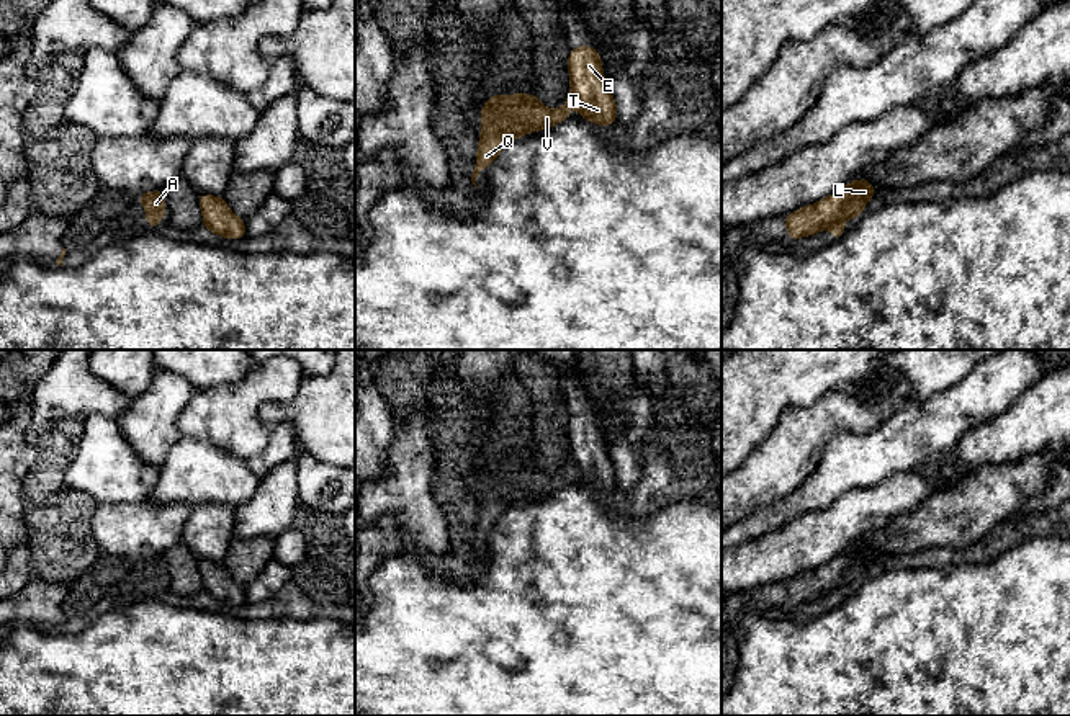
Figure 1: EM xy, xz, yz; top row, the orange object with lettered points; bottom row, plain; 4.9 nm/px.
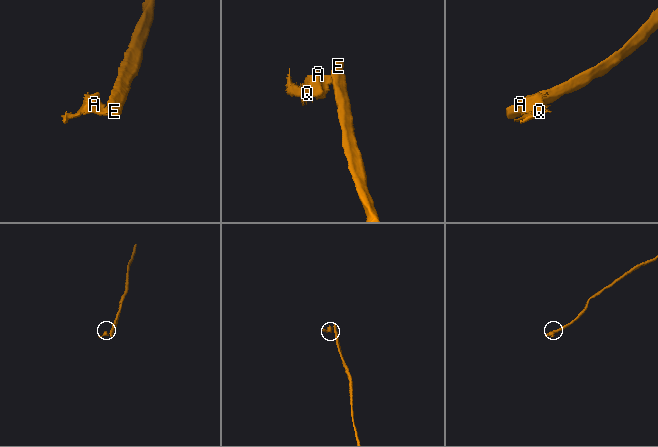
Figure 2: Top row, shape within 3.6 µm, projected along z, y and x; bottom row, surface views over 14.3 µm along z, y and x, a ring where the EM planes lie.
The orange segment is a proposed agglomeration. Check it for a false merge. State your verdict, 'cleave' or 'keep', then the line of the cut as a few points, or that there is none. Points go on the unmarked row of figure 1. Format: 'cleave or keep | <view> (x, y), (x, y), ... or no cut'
cleave | yz (845, 582), (828, 592)

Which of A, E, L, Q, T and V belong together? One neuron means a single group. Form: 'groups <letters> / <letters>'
groups A Q V / E L T

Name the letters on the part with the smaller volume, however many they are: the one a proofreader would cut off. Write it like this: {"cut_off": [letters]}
{"cut_off": ["A", "Q", "V"]}

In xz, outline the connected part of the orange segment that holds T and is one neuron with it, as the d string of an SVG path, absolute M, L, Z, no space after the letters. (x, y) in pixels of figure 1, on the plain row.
M581 412L569 417L568 438L571 458L578 464L578 481L596 492L614 492L617 471L602 440L602 425L592 412Z

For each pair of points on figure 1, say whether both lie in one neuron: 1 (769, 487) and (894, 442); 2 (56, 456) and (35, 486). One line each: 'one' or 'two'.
1: two
2: one

